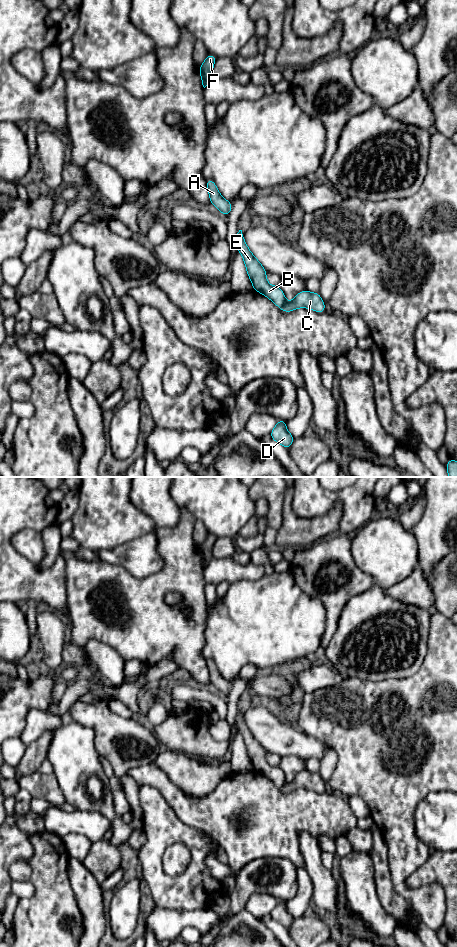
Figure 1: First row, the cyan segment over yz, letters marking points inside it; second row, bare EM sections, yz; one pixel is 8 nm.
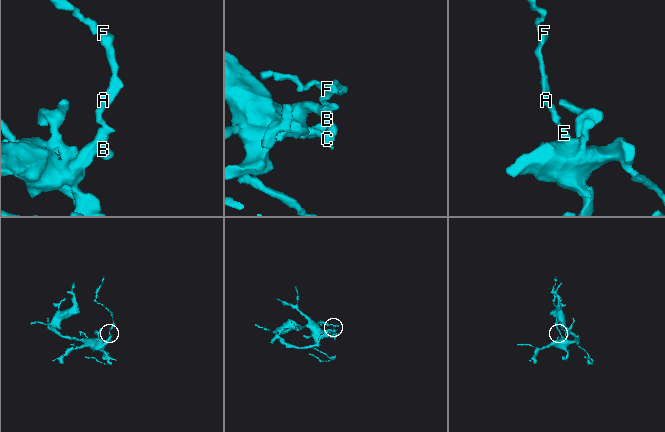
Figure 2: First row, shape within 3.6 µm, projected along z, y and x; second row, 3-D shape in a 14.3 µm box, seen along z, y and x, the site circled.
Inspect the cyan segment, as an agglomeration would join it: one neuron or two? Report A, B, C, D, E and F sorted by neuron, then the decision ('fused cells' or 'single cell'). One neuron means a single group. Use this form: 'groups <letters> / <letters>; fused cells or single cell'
groups A B C D E F; single cell

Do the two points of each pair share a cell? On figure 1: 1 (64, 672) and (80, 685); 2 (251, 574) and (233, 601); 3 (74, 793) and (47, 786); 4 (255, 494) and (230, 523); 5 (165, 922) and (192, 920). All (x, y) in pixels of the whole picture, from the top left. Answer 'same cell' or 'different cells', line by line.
1: different cells
2: different cells
3: different cells
4: different cells
5: same cell

